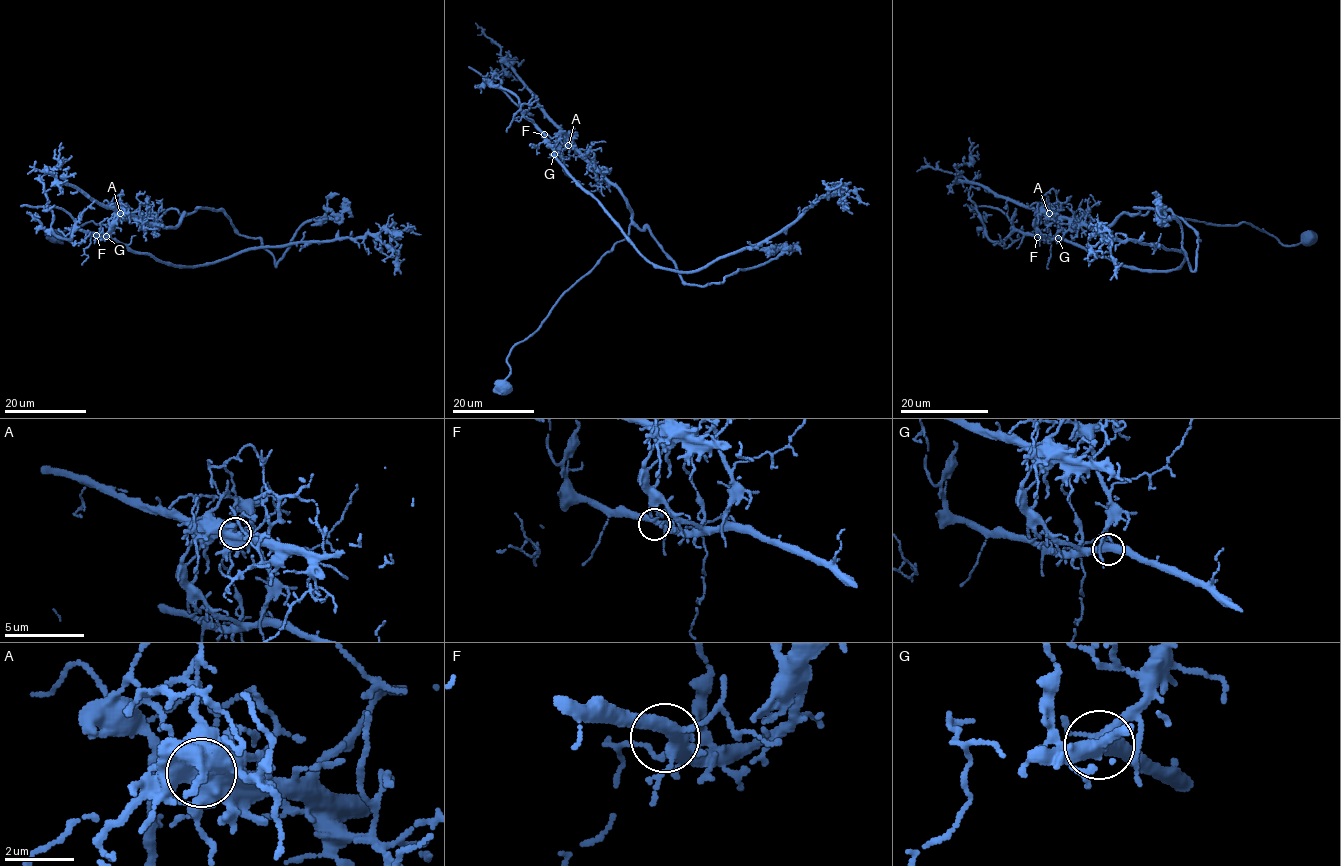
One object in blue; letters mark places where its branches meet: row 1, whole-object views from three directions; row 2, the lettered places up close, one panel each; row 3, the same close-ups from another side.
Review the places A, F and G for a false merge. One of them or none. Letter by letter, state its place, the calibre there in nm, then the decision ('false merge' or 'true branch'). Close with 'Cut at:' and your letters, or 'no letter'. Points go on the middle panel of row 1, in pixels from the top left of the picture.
A: (568, 145) | 400 nm | false merge
F: (544, 134) | 320 nm | true branch
G: (554, 154) | 400 nm | true branch
Cut at: A

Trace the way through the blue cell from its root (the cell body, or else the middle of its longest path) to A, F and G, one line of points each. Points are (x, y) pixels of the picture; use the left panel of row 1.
A: (55, 236), (63, 243), (64, 231), (88, 222), (158, 217), (169, 208), (183, 217), (160, 227), (120, 212)
F: (55, 236), (63, 243), (64, 231), (88, 222), (183, 212), (175, 227), (118, 213), (106, 234), (96, 235)
G: (55, 236), (63, 243), (64, 231), (88, 222), (183, 212), (175, 227), (160, 227), (116, 210), (106, 236)

